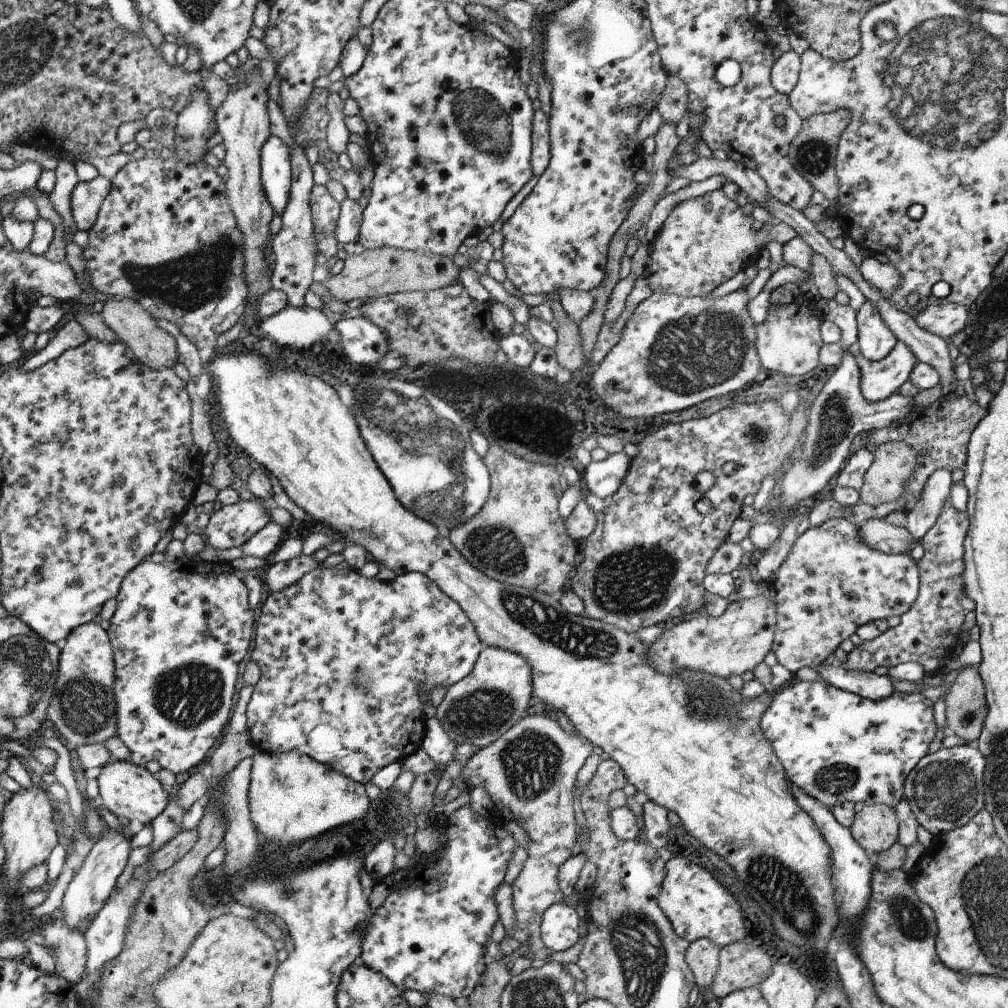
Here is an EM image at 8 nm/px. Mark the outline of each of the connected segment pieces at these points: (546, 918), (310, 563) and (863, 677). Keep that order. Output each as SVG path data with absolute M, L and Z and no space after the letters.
M555 903L544 912L541 921L541 940L552 952L565 951L574 946L580 936L580 918L575 908Z
M298 556L286 562L270 562L264 567L266 584L271 592L282 592L296 584L304 574L319 568L321 563L316 562L312 556Z
M820 665L817 669L820 677L835 688L856 694L864 699L882 700L888 698L894 688L888 676L878 676L874 672L848 671L843 666Z

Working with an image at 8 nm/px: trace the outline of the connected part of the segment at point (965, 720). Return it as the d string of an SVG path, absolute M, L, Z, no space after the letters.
M978 665L964 668L949 688L945 699L946 732L975 744L988 714Z

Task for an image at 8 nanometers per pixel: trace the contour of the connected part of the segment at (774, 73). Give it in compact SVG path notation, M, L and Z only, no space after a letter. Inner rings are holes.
M792 50L784 52L771 69L770 84L774 90L780 94L790 94L798 83L800 64L800 55Z

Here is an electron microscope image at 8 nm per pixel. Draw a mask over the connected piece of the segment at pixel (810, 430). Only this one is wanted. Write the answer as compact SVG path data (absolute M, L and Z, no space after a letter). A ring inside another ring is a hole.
M821 299L816 303L816 311L822 320L834 322L840 328L840 346L842 346L842 362L836 366L836 371L826 381L824 387L812 403L809 410L809 421L806 426L806 441L801 449L800 458L791 461L784 472L784 478L778 481L775 493L780 504L778 512L773 516L773 522L781 528L798 513L800 502L813 497L828 487L832 478L842 470L844 460L850 456L850 446L854 438L862 432L880 429L898 423L915 407L913 398L895 393L878 402L868 402L862 396L860 382L860 366L856 362L853 348L858 343L857 312L851 306L840 306L834 299Z

